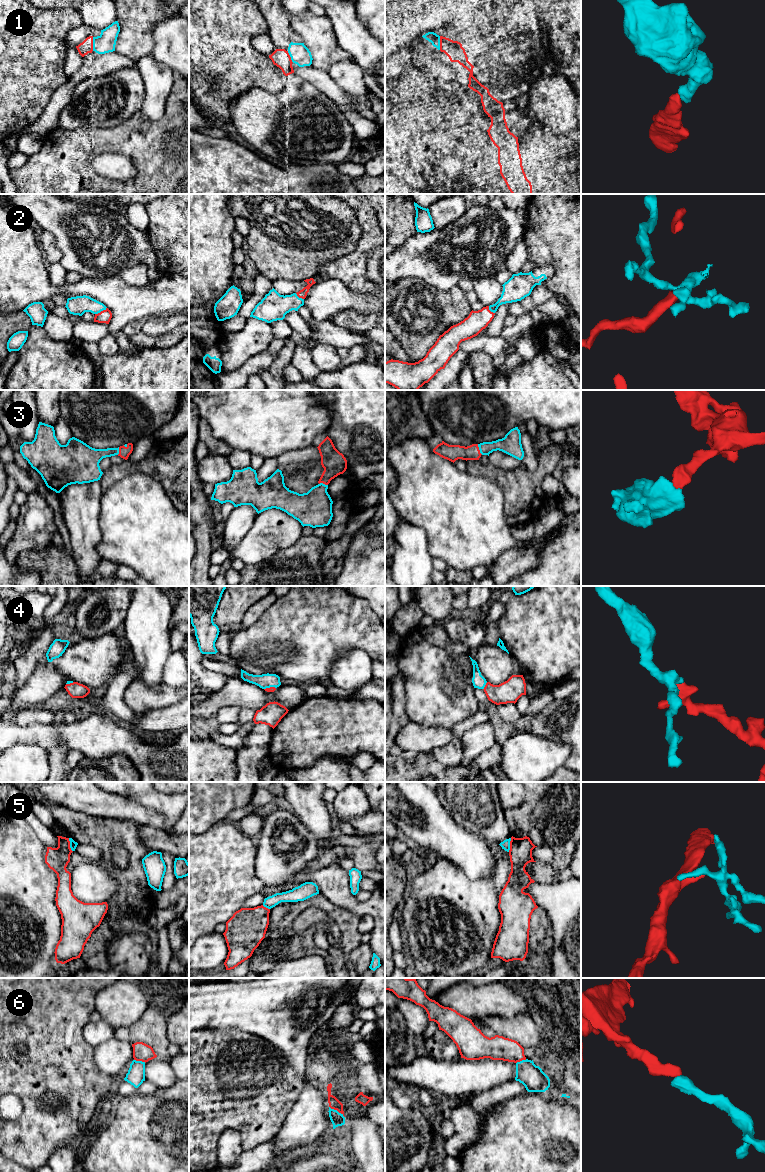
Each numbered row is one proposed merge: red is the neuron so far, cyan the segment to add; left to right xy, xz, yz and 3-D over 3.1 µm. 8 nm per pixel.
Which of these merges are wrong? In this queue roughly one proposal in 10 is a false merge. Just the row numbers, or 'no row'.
5

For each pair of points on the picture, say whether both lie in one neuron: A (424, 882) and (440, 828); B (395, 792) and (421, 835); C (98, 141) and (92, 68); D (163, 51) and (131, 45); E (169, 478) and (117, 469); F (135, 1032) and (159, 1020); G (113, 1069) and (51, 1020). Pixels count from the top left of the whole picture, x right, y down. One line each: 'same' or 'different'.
A: different
B: same
C: different
D: different
E: same
F: same
G: different

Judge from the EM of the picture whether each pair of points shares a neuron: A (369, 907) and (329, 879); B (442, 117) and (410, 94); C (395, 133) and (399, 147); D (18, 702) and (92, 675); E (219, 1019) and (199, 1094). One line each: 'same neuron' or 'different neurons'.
A: same neuron
B: same neuron
C: same neuron
D: same neuron
E: different neurons

